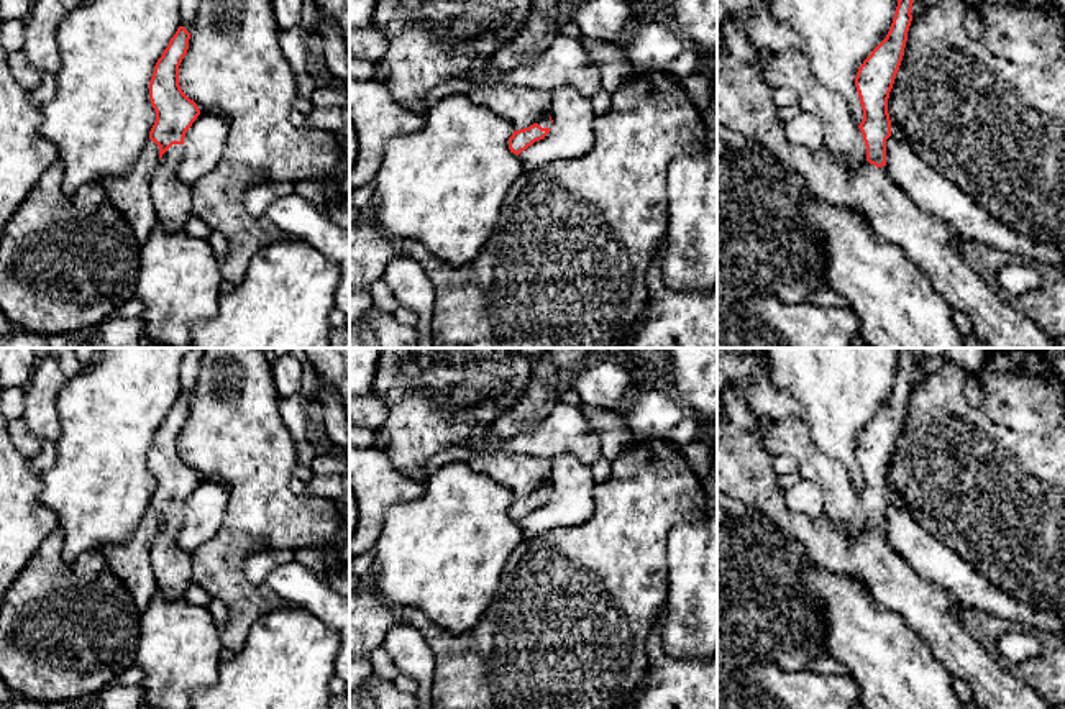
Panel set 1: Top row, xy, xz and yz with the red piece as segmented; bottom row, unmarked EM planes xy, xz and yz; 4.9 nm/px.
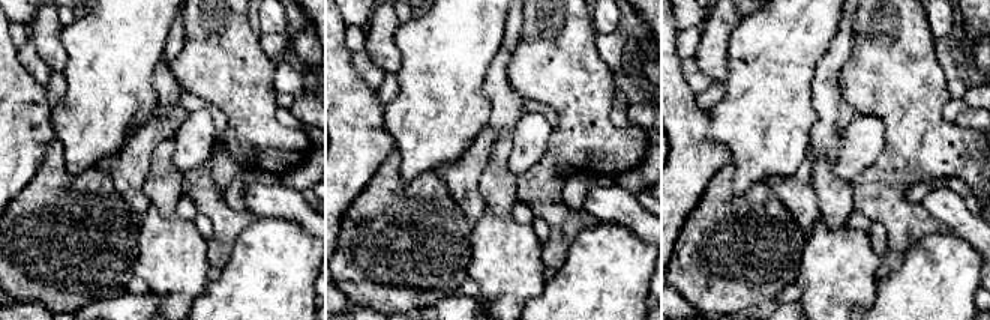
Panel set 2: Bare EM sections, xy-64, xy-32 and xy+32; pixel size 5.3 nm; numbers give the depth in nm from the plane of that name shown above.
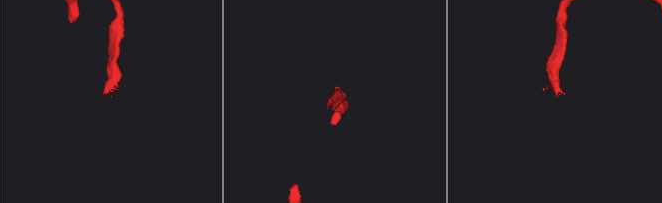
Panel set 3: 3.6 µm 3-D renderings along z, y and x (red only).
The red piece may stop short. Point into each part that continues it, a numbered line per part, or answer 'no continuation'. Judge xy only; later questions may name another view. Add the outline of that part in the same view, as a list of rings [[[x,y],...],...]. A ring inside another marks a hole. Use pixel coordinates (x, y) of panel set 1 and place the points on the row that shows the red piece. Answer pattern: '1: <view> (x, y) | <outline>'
1: xy (171, 197) | [[[172,144],[159,159],[149,182],[158,223],[166,231],[184,230],[192,217],[190,185],[177,177],[182,153],[184,144]]]

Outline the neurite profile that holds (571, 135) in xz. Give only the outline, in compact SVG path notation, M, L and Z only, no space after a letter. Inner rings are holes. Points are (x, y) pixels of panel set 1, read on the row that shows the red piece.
M574 87L551 90L550 133L519 154L523 172L542 169L553 161L578 159L594 146L594 120L591 98Z

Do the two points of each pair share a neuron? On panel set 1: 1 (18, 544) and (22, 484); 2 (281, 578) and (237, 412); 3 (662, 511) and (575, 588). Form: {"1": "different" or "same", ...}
{"1": "same", "2": "different", "3": "same"}

